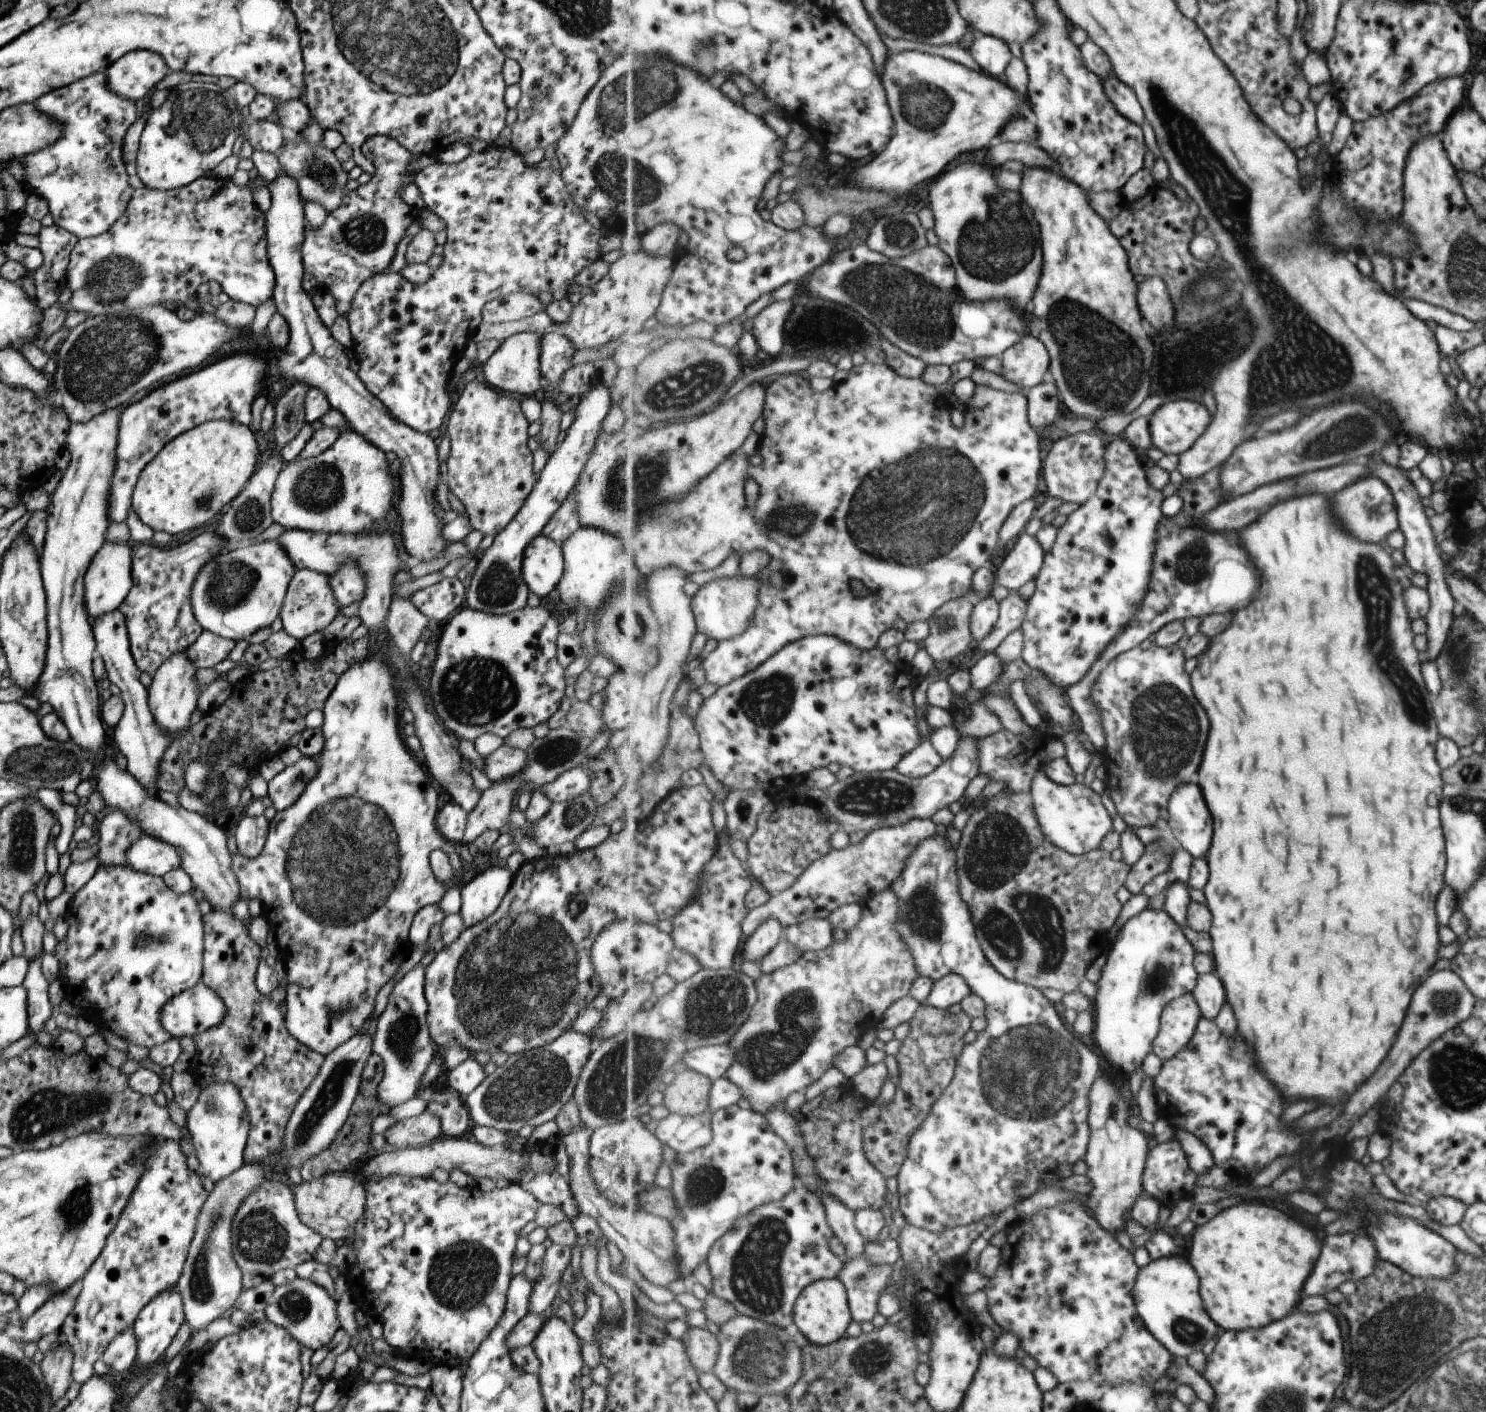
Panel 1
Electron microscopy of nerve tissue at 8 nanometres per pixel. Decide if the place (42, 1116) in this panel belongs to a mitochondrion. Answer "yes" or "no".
yes

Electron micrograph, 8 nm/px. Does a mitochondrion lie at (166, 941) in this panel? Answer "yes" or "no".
yes

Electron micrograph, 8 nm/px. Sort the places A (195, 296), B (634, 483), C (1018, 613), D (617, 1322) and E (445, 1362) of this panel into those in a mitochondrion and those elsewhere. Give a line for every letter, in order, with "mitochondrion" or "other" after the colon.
A: other
B: mitochondrion
C: other
D: other
E: other

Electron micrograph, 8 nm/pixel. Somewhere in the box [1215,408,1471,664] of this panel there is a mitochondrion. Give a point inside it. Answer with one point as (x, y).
(1356, 431)

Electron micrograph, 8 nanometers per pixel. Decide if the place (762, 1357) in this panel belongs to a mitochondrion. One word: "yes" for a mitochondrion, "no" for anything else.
yes

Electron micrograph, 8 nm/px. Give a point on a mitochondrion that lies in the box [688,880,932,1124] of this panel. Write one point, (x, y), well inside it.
(767, 1055)

